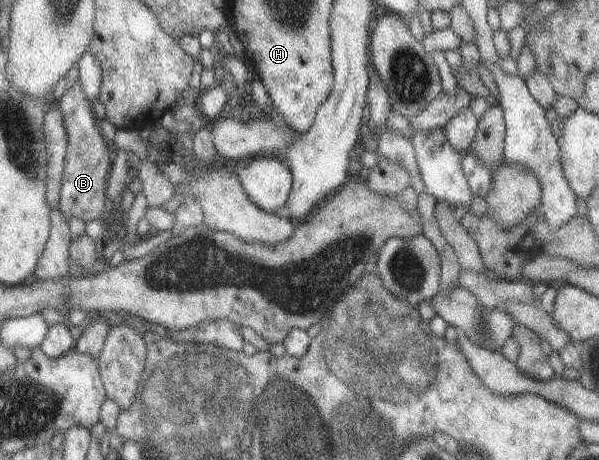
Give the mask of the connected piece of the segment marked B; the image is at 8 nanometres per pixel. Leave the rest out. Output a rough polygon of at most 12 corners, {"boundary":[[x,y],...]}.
{"boundary":[[78,82],[55,105],[67,139],[56,207],[106,220],[112,145]]}

